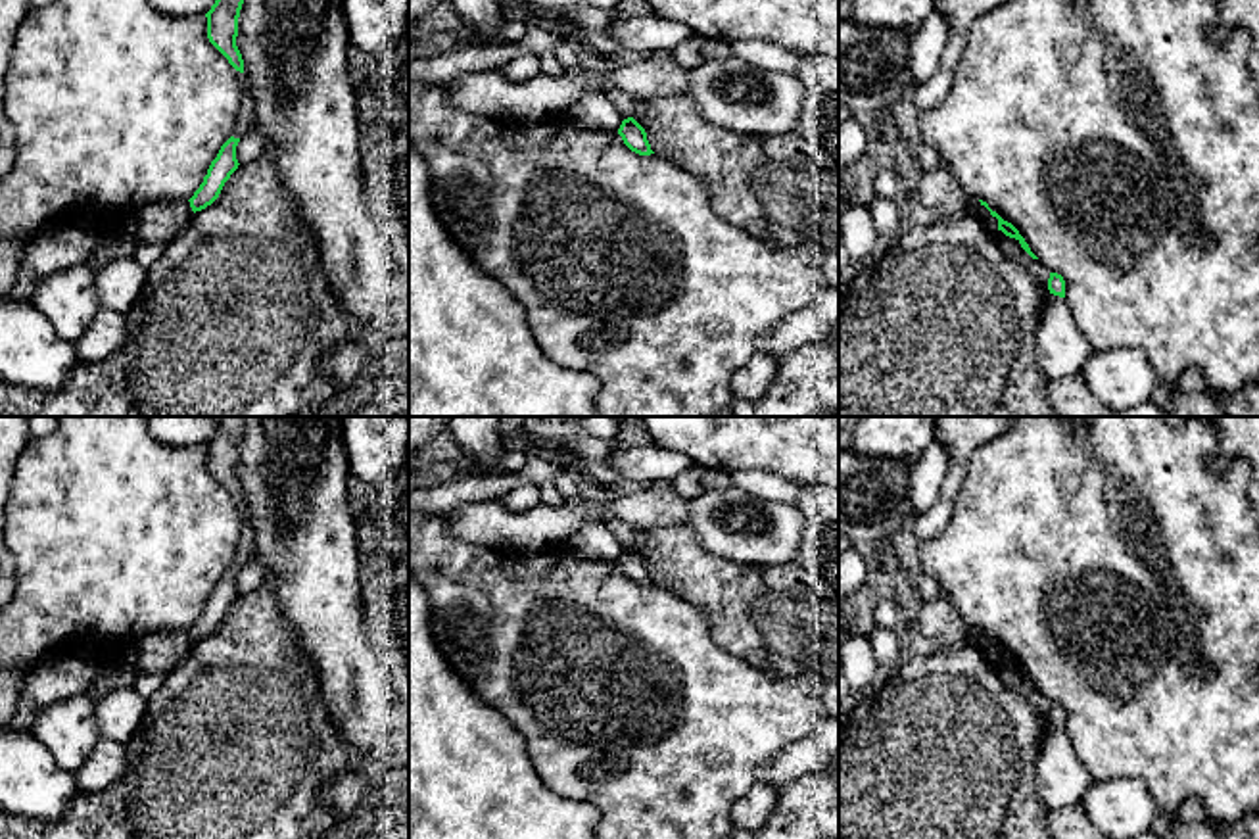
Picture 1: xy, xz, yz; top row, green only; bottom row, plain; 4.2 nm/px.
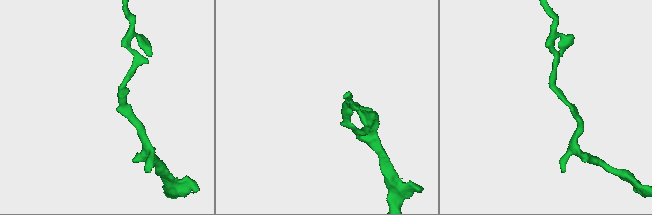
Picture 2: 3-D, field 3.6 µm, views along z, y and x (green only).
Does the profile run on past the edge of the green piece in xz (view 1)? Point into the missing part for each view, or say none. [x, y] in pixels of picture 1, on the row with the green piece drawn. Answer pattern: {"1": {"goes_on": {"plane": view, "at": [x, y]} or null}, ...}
{"1": {"goes_on": null}}

